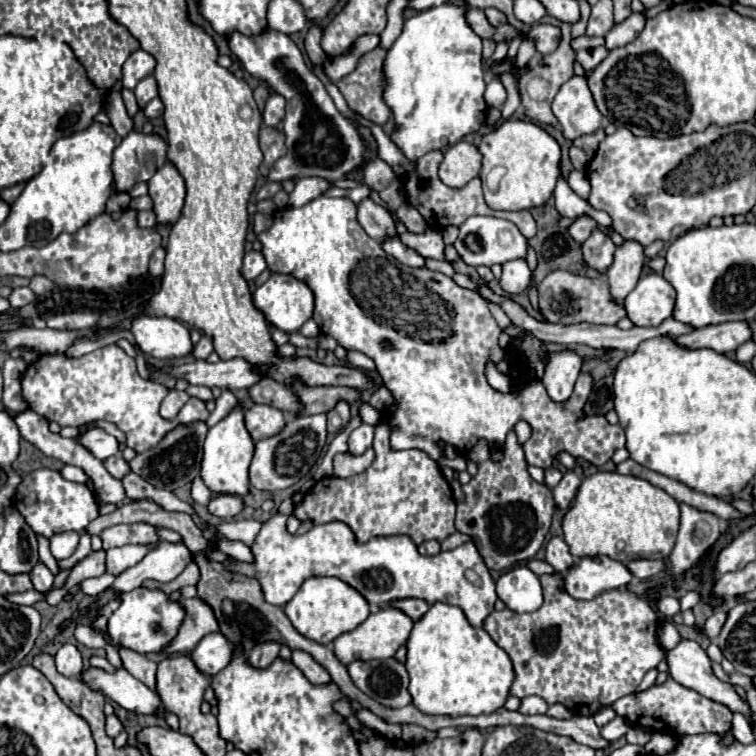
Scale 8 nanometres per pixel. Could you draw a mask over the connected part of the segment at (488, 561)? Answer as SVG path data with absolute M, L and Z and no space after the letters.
M509 434L507 452L501 462L489 458L487 444L471 448L469 458L479 464L479 472L463 486L465 500L457 502L457 532L467 534L475 542L477 552L489 570L505 572L517 562L531 560L541 548L555 510L553 494L545 484L539 484L529 476L523 448L517 444L515 434Z

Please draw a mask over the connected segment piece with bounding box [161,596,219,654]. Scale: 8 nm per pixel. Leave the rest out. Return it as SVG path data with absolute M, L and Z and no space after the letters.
M195 596L179 602L185 606L185 622L181 624L177 638L173 638L173 646L169 646L169 650L161 650L163 654L191 654L203 636L219 630L217 620L213 618L213 610L209 610L201 598Z

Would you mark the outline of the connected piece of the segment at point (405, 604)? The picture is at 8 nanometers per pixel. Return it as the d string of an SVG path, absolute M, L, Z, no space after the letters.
M407 598L407 600L397 600L393 602L395 608L403 610L407 616L411 616L415 622L423 618L423 614L429 610L429 604L425 600L415 600L415 598Z

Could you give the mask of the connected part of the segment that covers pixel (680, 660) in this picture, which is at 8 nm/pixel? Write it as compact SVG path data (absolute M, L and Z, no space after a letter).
M681 640L673 650L667 652L667 662L669 662L669 674L671 674L679 684L683 684L683 686L687 686L687 688L691 688L691 690L703 694L703 696L709 698L709 700L715 700L715 702L725 704L731 712L739 712L739 714L743 714L747 720L751 718L753 712L751 712L749 704L747 704L747 702L733 690L731 684L719 680L719 678L713 674L711 660L709 660L707 652L705 652L697 642Z

